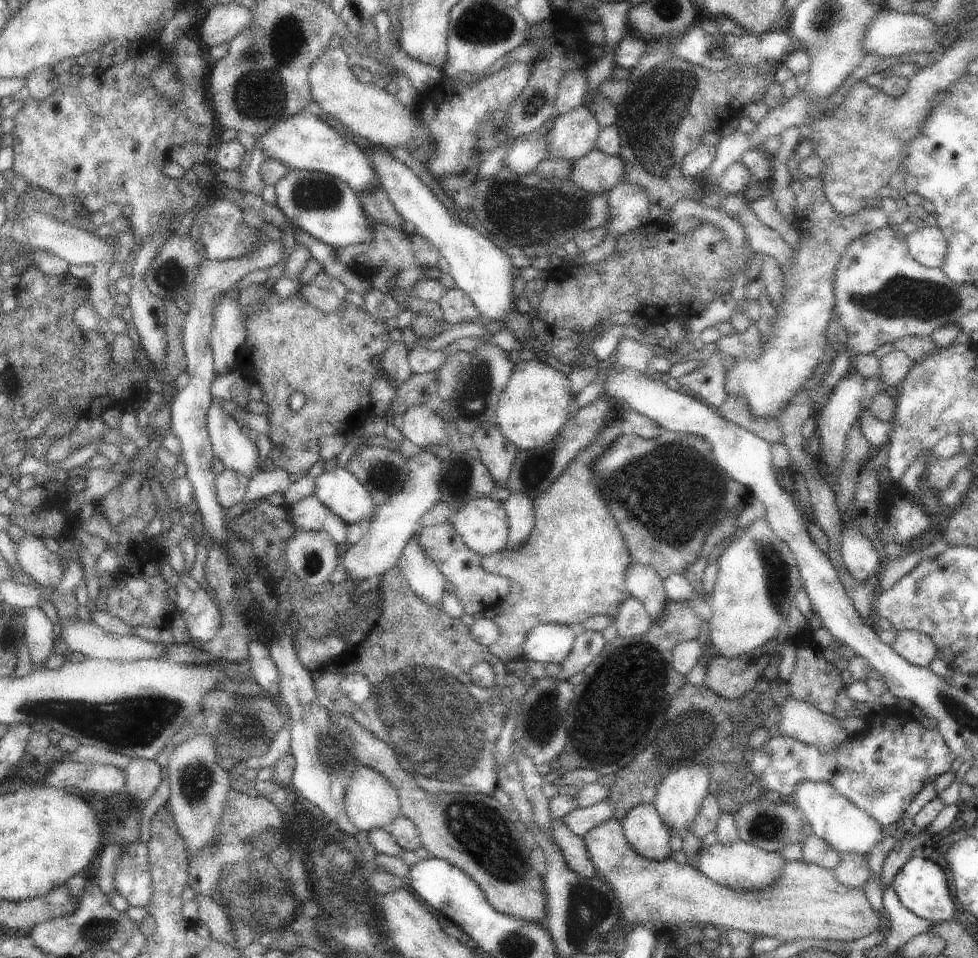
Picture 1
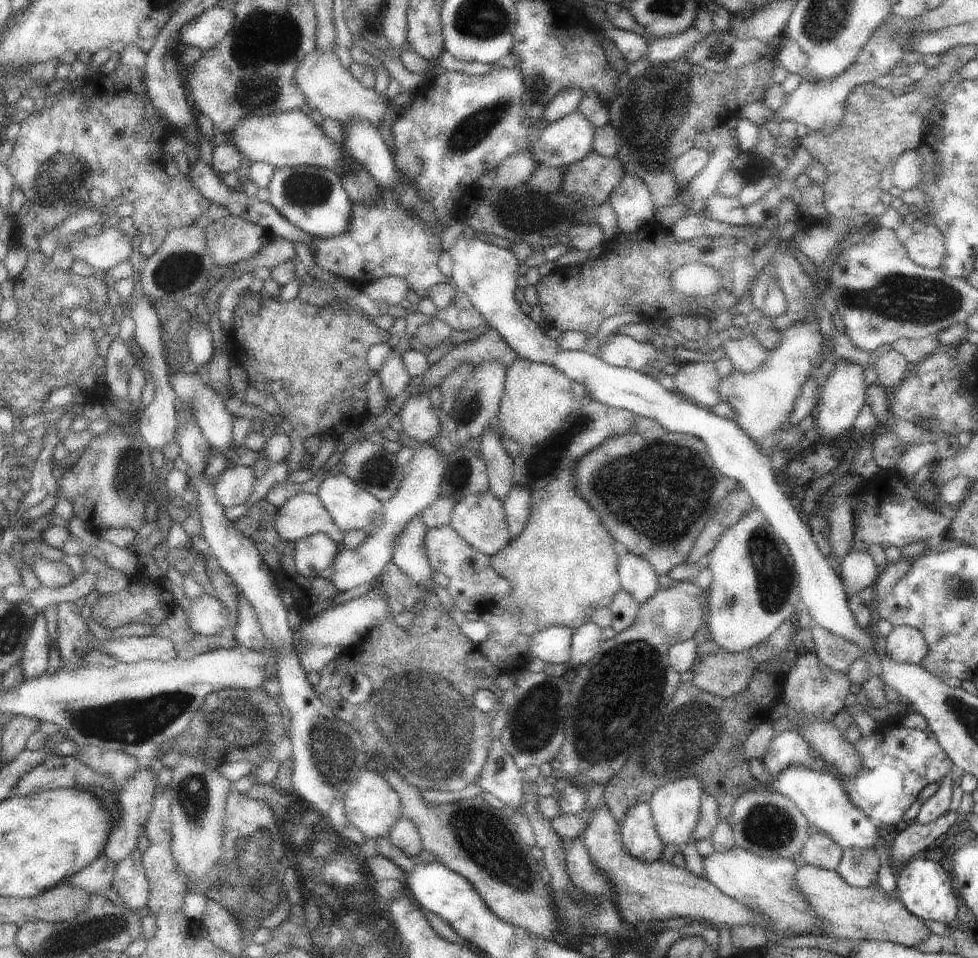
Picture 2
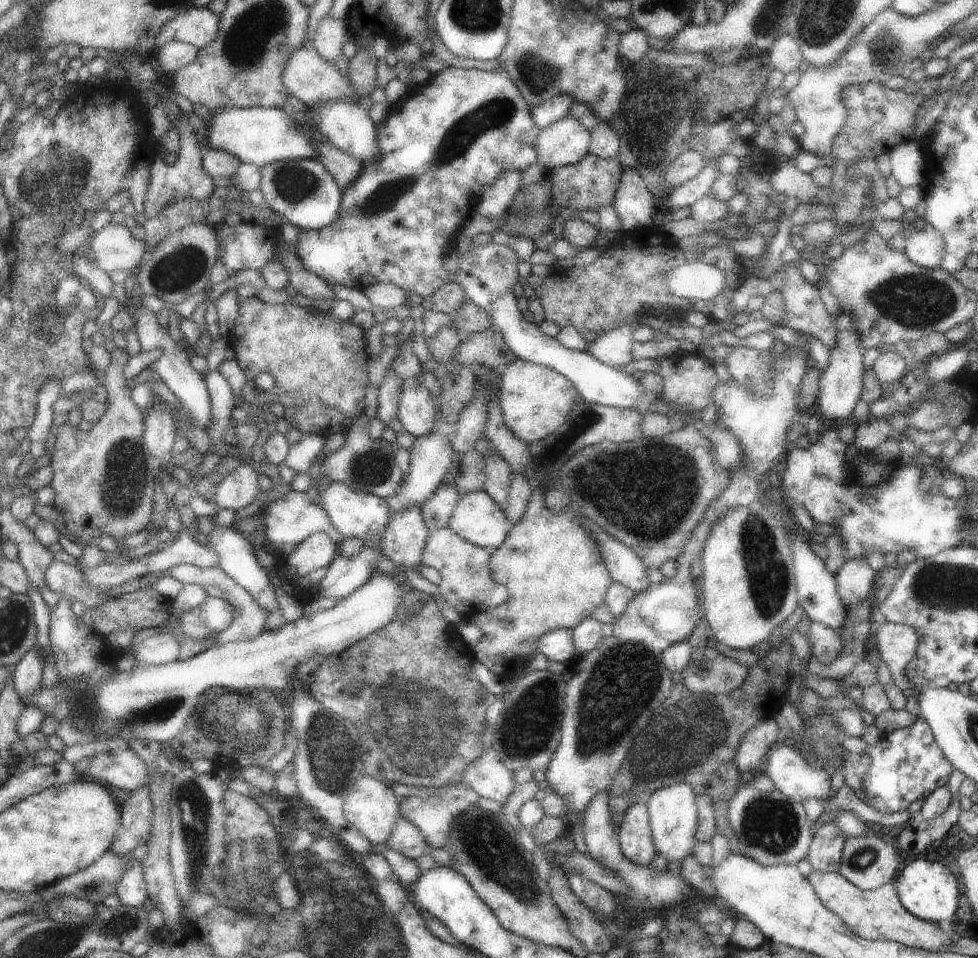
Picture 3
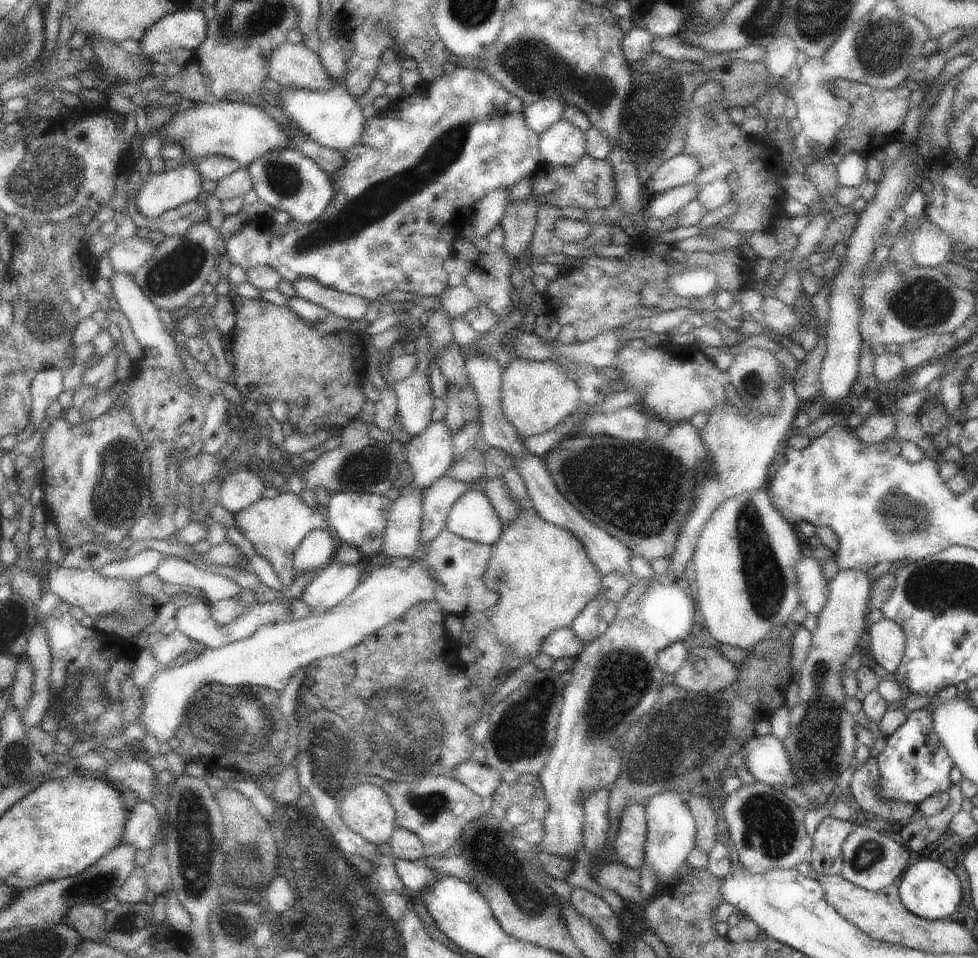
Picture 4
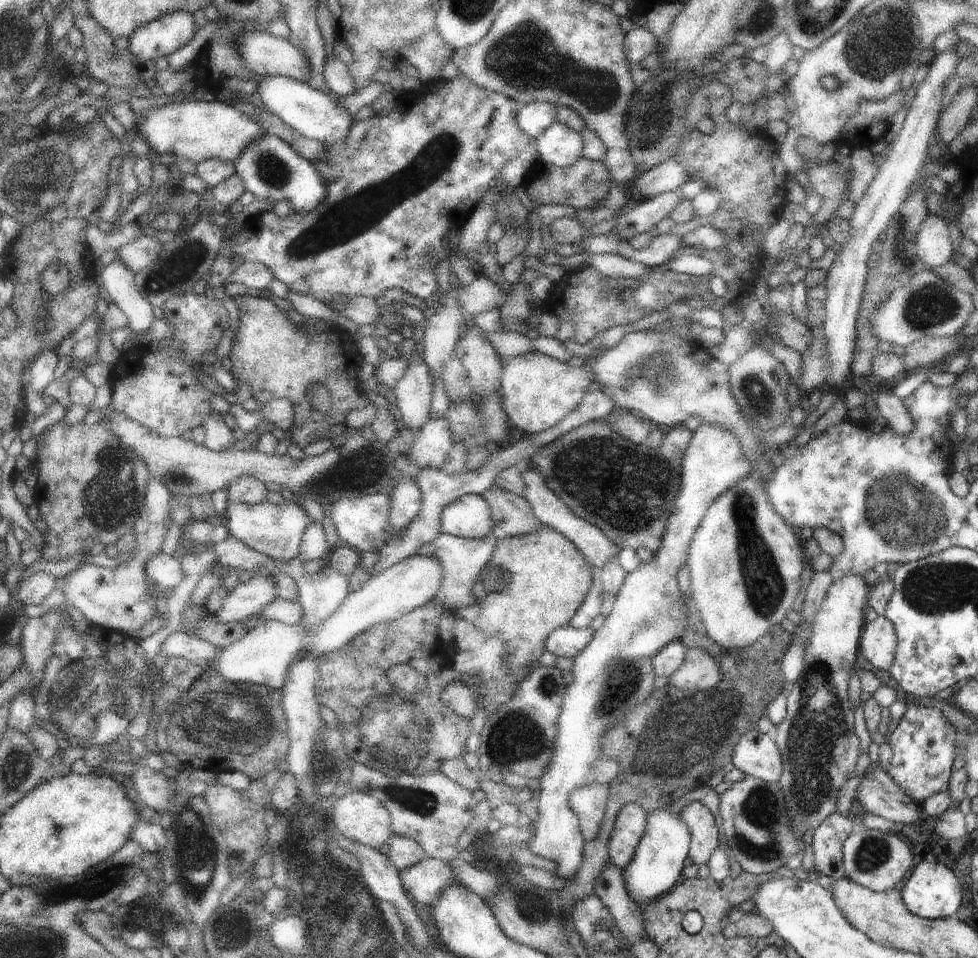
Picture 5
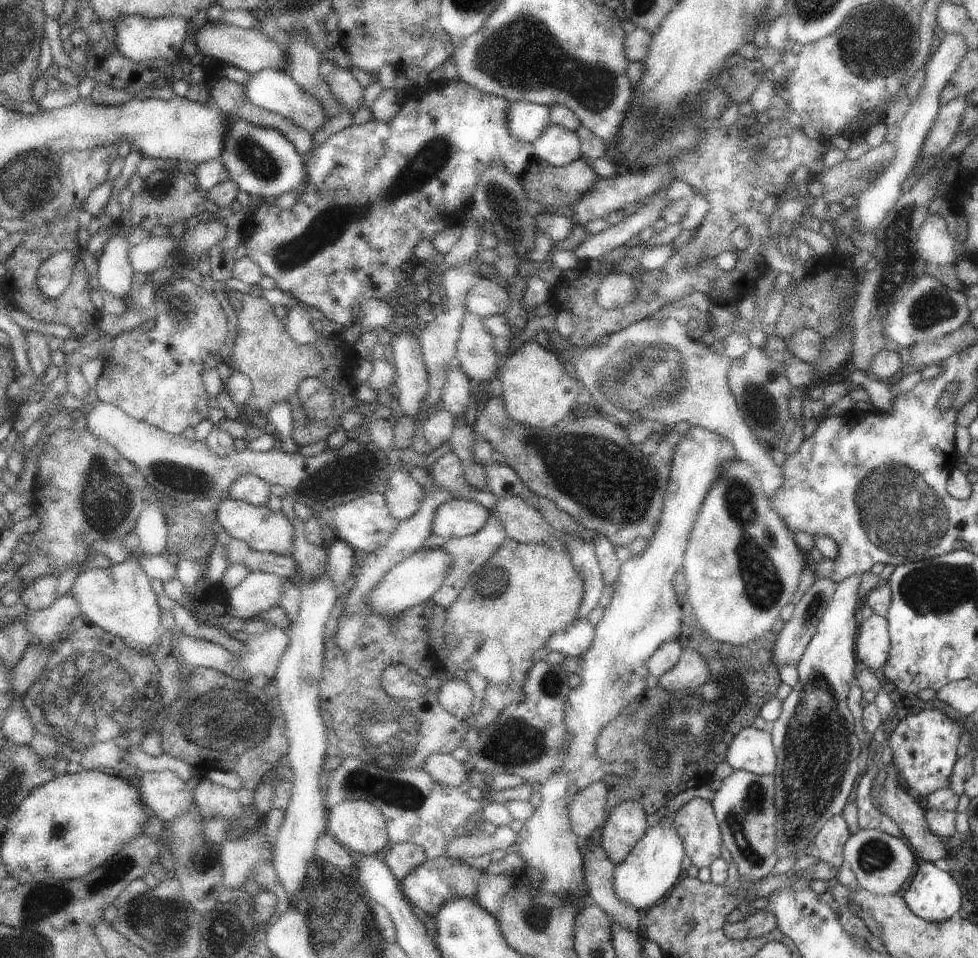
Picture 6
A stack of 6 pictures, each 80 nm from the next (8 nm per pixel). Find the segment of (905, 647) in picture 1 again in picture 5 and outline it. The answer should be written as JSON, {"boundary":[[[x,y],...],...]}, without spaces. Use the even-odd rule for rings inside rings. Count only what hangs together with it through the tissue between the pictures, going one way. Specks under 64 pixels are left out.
{"boundary":[[[884,615],[866,622],[860,637],[860,656],[877,670],[888,670],[897,647],[895,628]]]}

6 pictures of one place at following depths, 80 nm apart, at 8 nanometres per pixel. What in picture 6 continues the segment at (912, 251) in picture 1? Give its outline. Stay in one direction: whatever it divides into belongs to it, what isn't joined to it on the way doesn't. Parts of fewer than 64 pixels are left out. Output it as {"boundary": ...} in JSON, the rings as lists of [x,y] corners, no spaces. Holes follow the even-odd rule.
{"boundary":[[[929,213],[919,233],[919,255],[926,263],[947,265],[956,260],[956,243],[946,221],[938,213]]]}

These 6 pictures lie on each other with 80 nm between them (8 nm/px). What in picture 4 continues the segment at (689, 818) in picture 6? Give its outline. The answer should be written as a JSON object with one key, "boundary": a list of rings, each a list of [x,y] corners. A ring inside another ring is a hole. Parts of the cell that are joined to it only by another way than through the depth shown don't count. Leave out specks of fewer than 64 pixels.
{"boundary":[[[693,796],[688,802],[692,816],[697,822],[696,846],[709,853],[717,841],[719,831],[717,829],[717,817],[712,809],[707,796]]]}

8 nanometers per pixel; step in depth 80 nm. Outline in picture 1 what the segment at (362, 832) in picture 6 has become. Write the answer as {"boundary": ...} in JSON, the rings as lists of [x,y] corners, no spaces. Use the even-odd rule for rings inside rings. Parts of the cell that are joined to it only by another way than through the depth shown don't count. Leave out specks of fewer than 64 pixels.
{"boundary":[[[358,764],[353,770],[351,783],[345,796],[345,809],[351,823],[359,830],[370,832],[374,829],[388,830],[392,821],[400,816],[402,800],[386,776],[370,767]]]}

